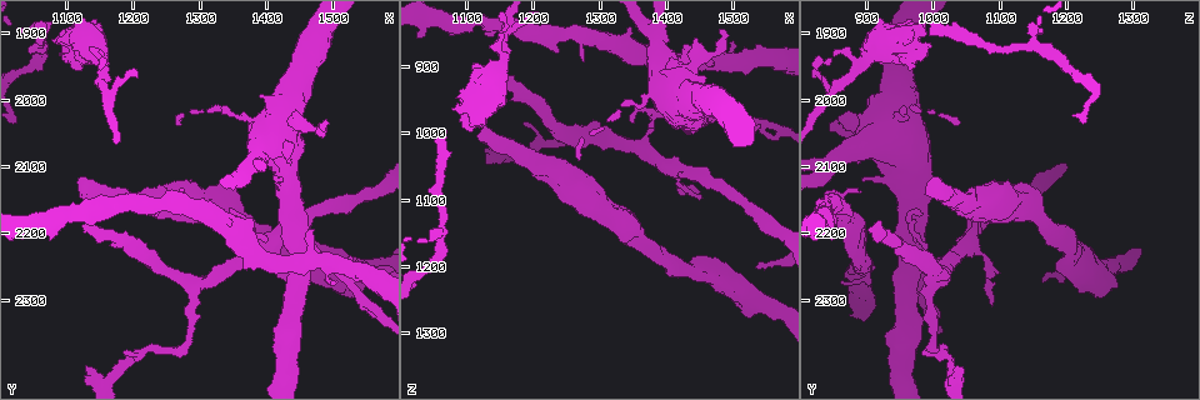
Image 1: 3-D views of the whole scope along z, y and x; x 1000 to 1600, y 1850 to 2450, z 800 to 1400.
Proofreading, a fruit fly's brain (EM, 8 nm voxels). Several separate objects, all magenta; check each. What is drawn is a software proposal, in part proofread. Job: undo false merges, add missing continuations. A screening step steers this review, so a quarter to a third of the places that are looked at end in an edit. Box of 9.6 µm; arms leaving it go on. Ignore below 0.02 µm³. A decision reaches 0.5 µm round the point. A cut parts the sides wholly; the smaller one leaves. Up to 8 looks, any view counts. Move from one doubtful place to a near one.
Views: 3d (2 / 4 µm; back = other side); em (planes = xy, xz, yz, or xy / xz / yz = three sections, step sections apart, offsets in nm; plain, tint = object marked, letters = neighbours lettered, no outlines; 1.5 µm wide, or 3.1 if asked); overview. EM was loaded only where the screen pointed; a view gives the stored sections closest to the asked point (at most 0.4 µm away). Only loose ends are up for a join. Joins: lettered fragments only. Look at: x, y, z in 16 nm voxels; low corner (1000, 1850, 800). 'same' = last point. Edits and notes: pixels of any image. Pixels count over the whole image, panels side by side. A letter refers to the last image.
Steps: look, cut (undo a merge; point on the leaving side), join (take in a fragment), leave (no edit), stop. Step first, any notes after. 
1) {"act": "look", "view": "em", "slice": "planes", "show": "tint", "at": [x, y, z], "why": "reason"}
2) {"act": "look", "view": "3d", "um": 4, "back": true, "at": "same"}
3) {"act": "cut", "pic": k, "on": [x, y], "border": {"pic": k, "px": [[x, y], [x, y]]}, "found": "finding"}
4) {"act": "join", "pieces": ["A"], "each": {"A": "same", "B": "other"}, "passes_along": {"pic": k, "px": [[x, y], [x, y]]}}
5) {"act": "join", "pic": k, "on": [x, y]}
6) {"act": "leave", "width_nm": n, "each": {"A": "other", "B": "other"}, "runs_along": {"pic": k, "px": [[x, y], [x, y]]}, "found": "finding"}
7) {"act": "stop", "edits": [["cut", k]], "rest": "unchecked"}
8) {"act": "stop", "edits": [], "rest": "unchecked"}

{"act": "look", "view": "em", "slice": "planes", "show": "letters", "at": [1500, 2275, 860], "why": "branch stops here"}

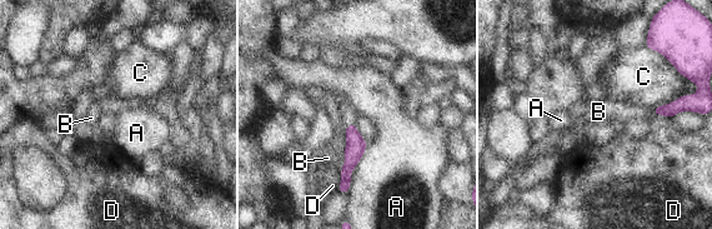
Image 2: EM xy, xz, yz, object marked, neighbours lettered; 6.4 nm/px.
{"act": "leave", "longest_contact_nm": ["C", 200], "each": {"A": "other", "B": "other", "C": "other", "D": "other"}, "runs_along": {"pic": 2, "px": [[352, 128], [352, 157], [342, 189]]}, "found": "no lettered fragment goes on from it"}

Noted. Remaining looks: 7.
{"act": "look", "view": "em", "slice": "planes", "show": "letters", "at": [1120, 2115, 1000], "why": "end of a long branch"}

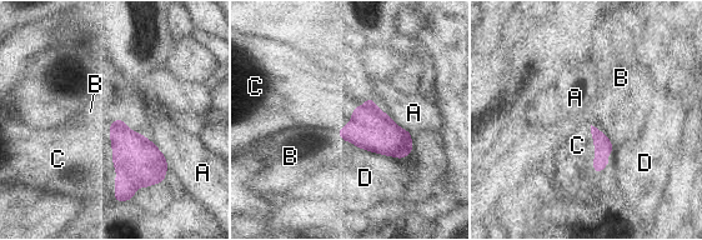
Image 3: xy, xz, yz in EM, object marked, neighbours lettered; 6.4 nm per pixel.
{"act": "join", "pieces": ["C"], "each": {"A": "other", "B": "other", "C": "same", "D": "other"}, "passes_along": {"pic": 3, "px": [[602, 144], [593, 144], [577, 145]]}, "found": "the cell continues"}

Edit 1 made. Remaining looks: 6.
{"act": "look", "view": "overview", "why": "see it whole again"}

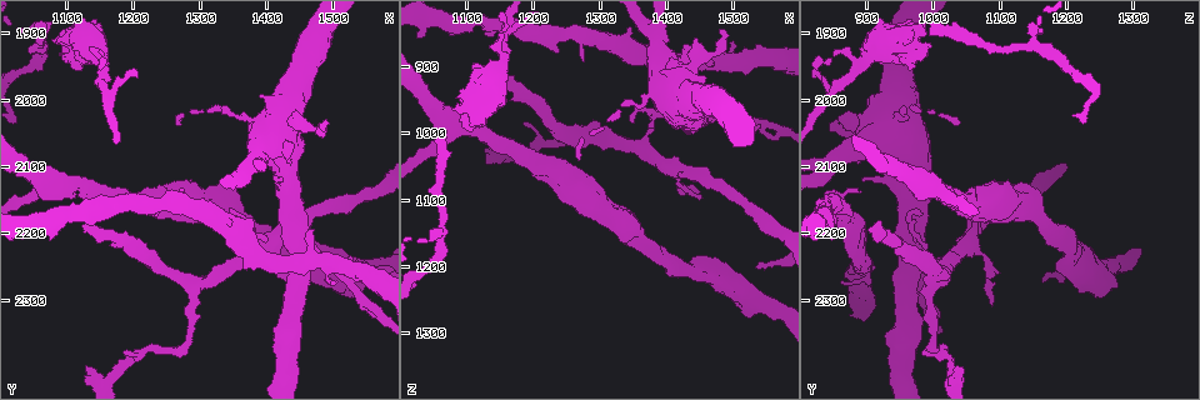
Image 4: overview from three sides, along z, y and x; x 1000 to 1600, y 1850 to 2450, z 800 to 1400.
{"act": "look", "view": "em", "slice": "planes", "show": "plain", "at": [1480, 2035, 840], "why": "free end"}

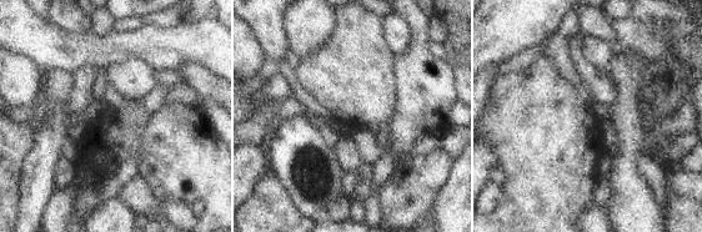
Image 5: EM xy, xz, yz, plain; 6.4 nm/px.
{"act": "look", "view": "em", "slice": "planes", "show": "letters", "at": "same", "why": "see the neighbours"}

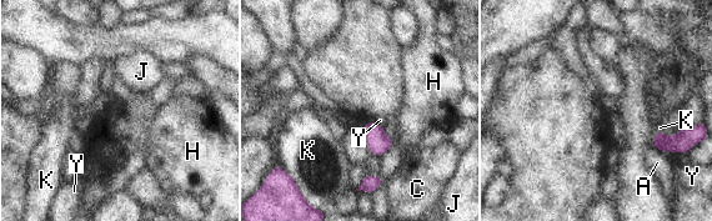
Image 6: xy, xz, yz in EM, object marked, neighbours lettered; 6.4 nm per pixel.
{"act": "leave", "each": {"A": "other", "C": "other", "H": "other", "J": "other", "K": "other", "Y": "other"}, "border": {"pic": 6, "px": [[370, 119], [382, 127]]}, "found": "none of them fits"}

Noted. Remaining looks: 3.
{"act": "stop", "edits": [["join", 3]], "rest": "unchecked"}

